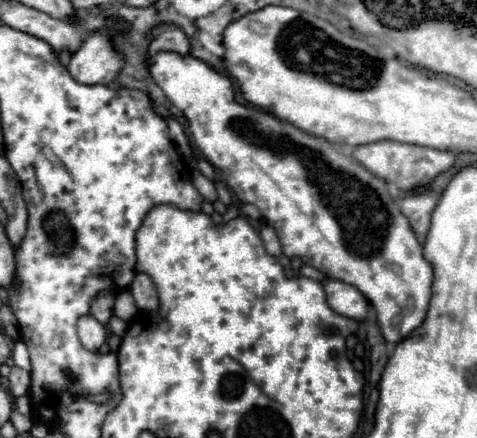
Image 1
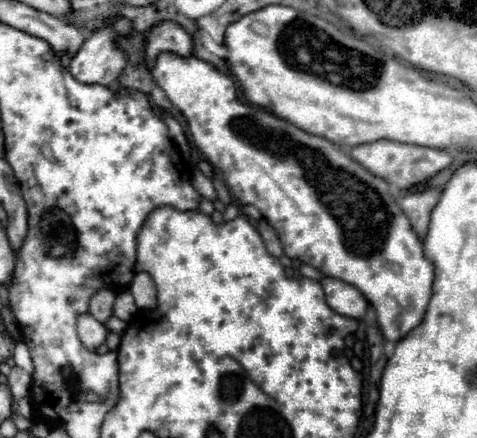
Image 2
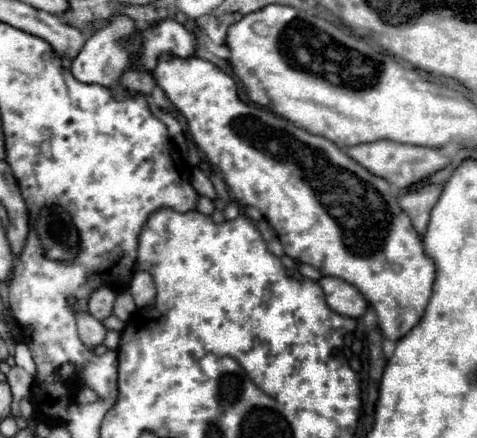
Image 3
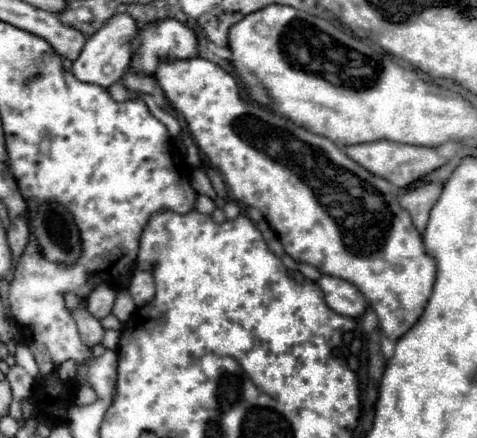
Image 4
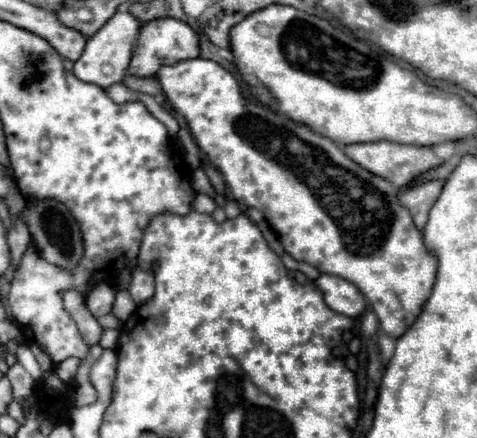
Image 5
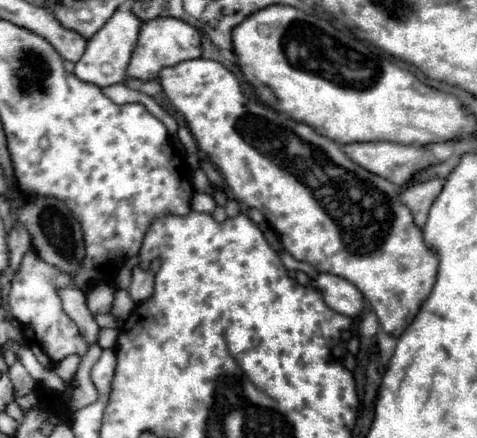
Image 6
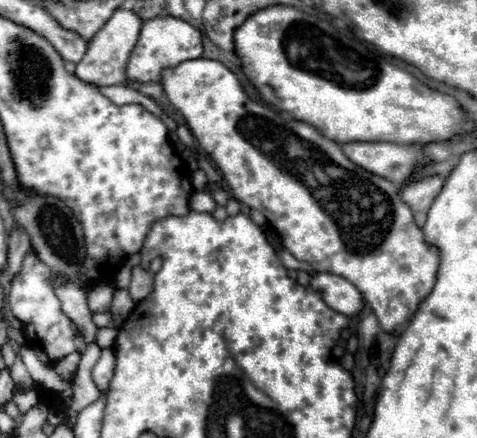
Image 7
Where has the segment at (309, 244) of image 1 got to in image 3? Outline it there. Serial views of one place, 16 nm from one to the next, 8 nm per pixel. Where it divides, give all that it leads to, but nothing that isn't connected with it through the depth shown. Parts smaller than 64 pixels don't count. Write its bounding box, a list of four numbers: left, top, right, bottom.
[152,54,434,340]

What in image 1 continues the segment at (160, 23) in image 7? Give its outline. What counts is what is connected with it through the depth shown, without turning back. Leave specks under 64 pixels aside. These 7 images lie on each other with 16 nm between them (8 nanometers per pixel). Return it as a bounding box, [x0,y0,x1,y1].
[148,24,188,54]

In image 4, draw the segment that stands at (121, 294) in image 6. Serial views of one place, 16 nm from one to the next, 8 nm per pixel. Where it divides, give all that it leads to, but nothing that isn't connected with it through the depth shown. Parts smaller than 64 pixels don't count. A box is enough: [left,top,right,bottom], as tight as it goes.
[112,290,136,322]

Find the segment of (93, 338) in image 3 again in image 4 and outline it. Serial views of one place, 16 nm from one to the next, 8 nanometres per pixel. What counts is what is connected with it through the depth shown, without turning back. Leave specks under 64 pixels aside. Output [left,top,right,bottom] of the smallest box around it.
[66,294,106,348]

